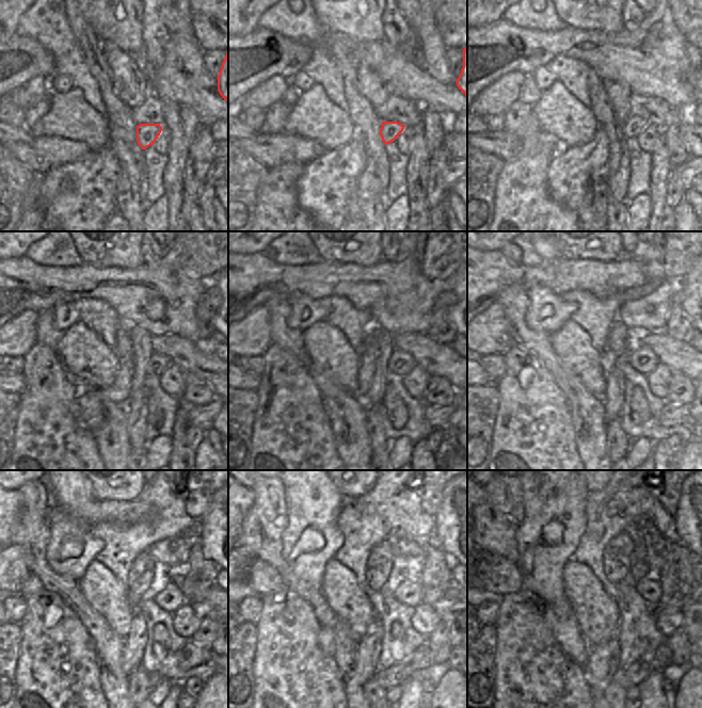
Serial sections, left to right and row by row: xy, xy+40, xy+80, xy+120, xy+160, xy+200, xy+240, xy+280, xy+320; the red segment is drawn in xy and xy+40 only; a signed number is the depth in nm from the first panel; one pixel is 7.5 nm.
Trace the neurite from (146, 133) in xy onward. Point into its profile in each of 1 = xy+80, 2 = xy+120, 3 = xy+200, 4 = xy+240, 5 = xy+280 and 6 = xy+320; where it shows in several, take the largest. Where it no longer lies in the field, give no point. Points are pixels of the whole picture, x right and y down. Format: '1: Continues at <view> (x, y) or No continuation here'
1: Continues at xy+80 (635, 125)
2: Continues at xy+120 (158, 364)
3: Continues at xy+200 (644, 360)
4: Continues at xy+240 (171, 597)
5: Continues at xy+280 (410, 593)
6: Continues at xy+320 (650, 590)

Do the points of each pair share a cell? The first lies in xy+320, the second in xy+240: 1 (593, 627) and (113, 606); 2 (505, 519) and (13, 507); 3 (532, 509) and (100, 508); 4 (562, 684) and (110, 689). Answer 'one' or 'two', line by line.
1: one
2: two
3: two
4: two

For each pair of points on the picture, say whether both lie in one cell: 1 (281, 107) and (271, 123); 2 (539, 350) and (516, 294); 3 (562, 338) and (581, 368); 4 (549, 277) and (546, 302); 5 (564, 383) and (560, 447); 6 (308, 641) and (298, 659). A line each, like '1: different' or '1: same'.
1: same
2: same
3: same
4: different
5: different
6: same

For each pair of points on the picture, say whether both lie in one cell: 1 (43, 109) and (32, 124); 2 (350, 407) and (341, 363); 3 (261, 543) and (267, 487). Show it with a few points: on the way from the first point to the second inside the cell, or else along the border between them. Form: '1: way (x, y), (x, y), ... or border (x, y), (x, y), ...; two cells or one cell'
1: way (40, 112), (32, 121); one cell
2: border (325, 375), (352, 393); two cells
3: way (267, 529), (267, 501); one cell

